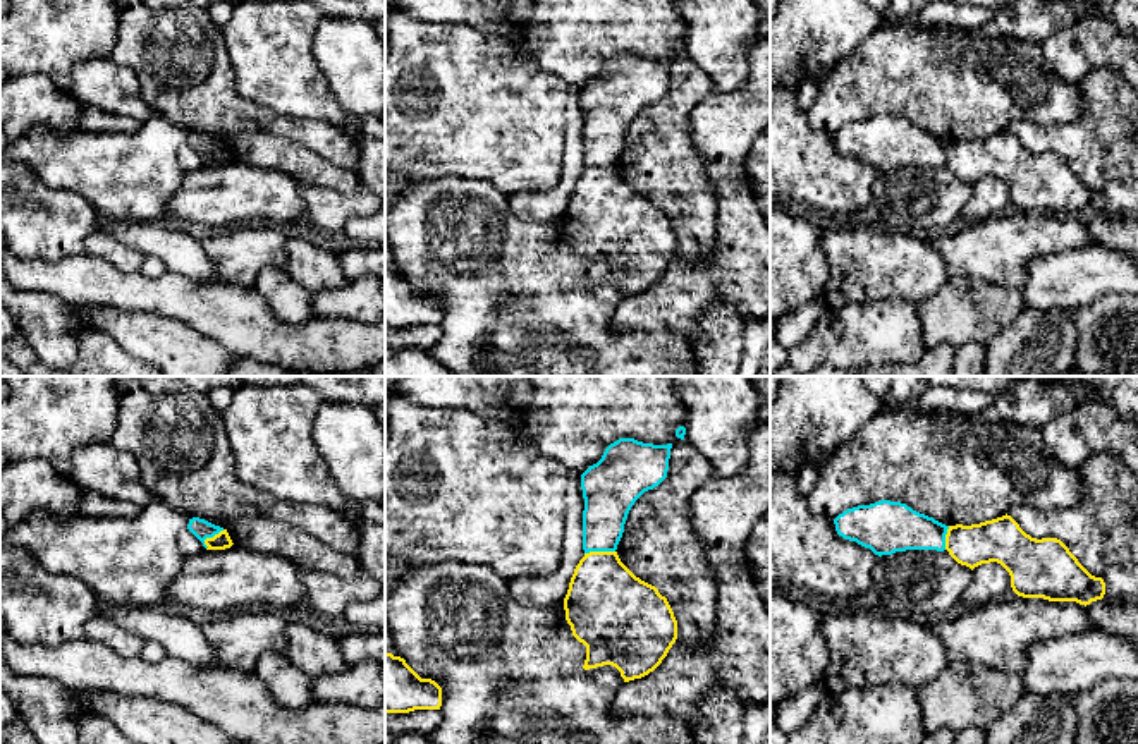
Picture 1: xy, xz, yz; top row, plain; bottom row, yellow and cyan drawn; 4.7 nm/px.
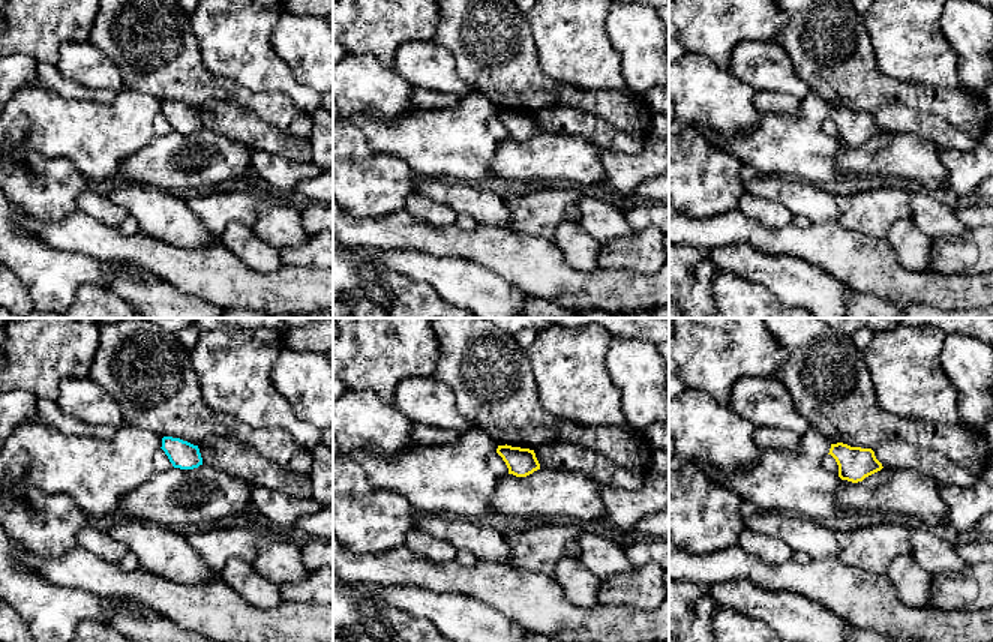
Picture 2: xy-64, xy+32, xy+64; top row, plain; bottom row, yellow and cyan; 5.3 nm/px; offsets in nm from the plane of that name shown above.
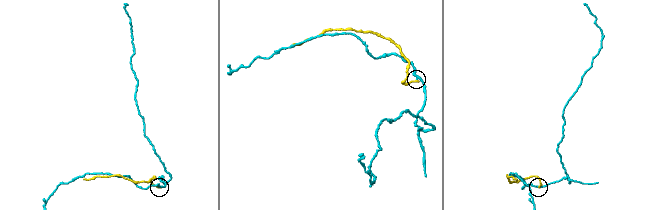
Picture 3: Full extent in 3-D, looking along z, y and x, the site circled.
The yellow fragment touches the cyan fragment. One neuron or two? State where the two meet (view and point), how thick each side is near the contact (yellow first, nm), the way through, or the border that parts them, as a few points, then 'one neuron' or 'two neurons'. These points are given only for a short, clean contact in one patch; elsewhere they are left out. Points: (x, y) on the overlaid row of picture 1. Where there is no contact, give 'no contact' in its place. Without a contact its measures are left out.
xz (599, 552) | 380/220 nm | along xz (614, 550), (590, 550), (585, 554) | two neurons

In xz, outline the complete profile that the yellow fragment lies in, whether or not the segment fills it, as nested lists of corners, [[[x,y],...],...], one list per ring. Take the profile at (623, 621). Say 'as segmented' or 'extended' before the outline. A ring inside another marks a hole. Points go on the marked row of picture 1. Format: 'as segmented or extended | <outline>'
as segmented | [[[617,552],[584,553],[564,610],[572,636],[586,646],[583,668],[612,665],[624,682],[653,672],[677,639],[667,598],[636,577]]]

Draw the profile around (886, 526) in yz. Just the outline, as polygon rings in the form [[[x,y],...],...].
[[[880,500],[844,510],[834,519],[839,536],[875,555],[906,550],[945,550],[949,526],[901,502]]]

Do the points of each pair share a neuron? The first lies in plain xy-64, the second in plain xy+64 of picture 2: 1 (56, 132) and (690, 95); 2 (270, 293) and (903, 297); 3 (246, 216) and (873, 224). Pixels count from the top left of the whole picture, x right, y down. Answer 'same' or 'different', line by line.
1: different
2: same
3: same

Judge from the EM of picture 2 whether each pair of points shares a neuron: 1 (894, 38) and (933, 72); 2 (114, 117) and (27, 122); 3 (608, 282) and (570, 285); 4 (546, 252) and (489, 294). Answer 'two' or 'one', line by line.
1: one
2: one
3: one
4: two

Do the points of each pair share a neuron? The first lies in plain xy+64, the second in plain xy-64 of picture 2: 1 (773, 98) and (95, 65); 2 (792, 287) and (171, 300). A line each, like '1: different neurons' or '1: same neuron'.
1: different neurons
2: same neuron

